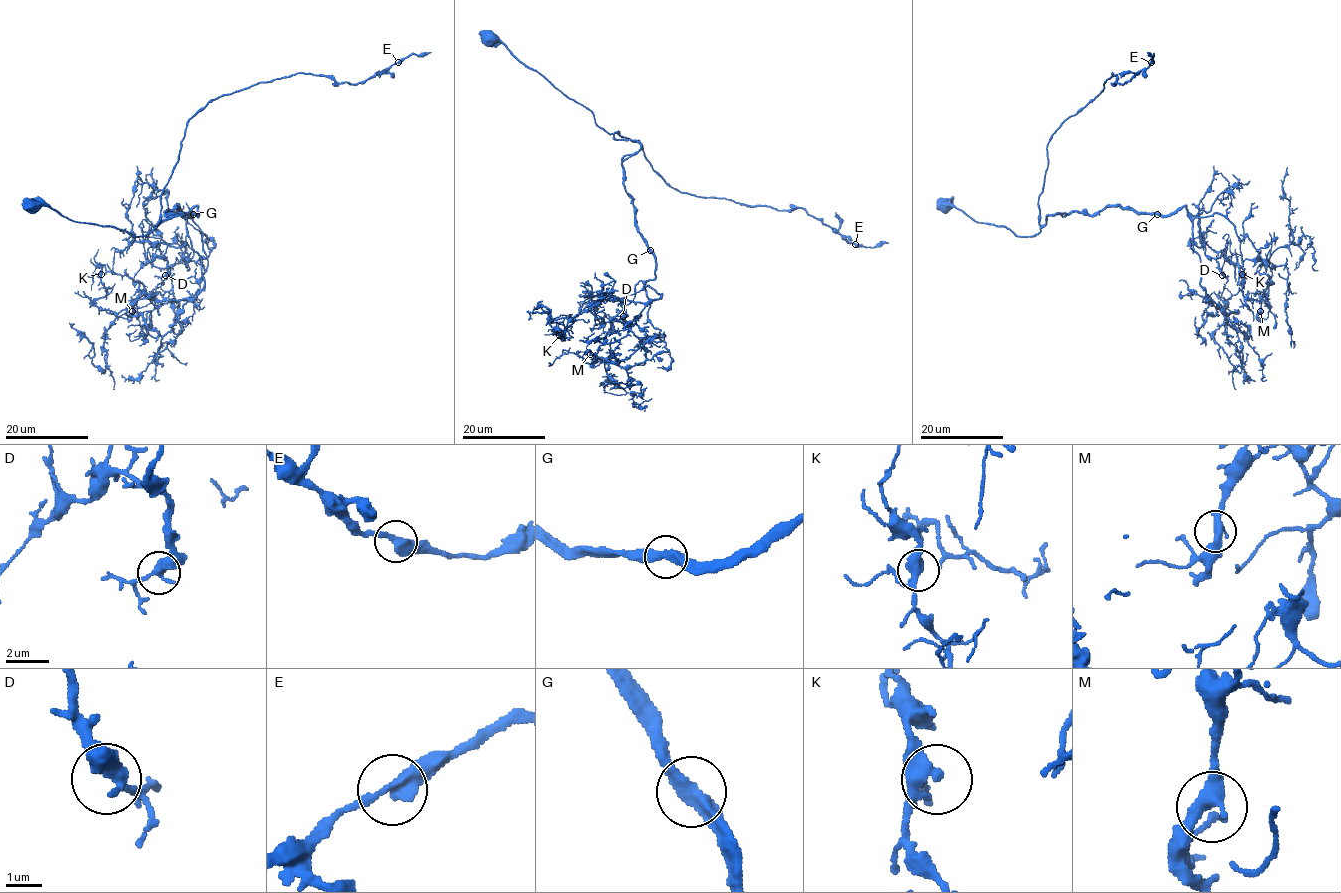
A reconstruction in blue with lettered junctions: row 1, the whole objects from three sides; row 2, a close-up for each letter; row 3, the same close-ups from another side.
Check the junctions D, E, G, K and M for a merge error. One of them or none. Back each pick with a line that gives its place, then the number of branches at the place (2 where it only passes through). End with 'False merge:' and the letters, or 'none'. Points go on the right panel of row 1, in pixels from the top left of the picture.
False merge: none

